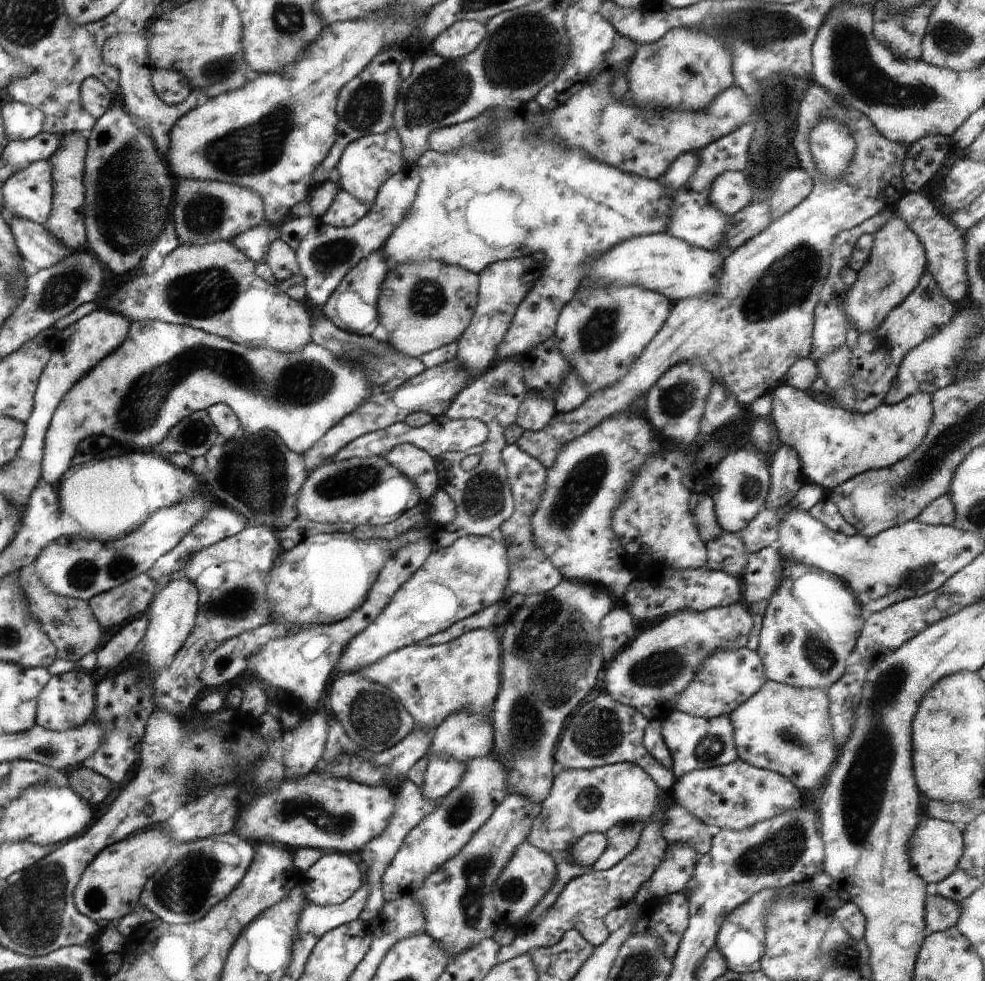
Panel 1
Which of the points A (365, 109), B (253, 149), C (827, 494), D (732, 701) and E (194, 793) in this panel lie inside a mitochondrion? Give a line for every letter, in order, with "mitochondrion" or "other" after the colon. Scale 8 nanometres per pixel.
A: mitochondrion
B: mitochondrion
C: other
D: other
E: other

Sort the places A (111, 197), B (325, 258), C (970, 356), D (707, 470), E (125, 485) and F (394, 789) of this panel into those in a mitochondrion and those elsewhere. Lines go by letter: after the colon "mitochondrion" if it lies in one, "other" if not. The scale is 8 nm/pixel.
A: mitochondrion
B: mitochondrion
C: other
D: other
E: other
F: other

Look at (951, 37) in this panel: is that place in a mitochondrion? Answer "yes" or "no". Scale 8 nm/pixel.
yes

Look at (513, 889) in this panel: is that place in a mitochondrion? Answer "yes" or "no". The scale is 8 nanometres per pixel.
yes

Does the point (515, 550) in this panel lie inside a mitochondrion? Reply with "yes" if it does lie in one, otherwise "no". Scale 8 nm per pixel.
no

